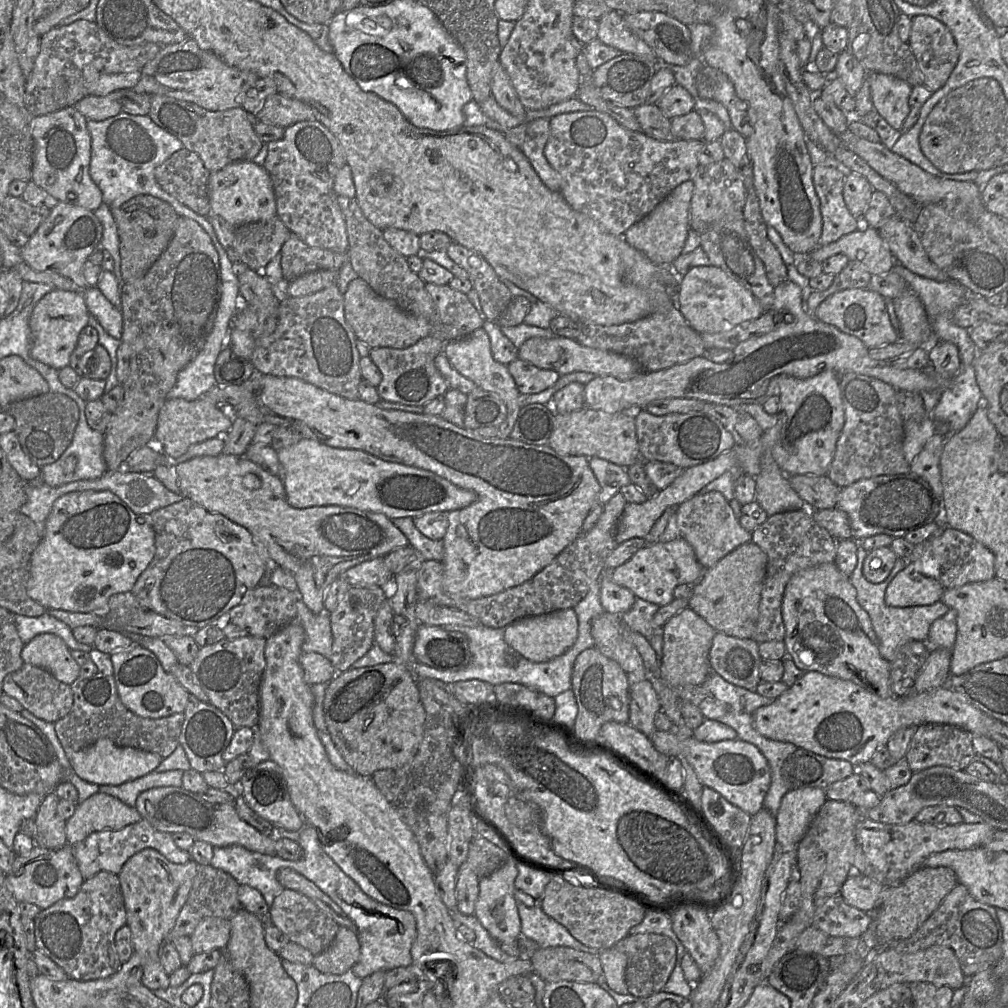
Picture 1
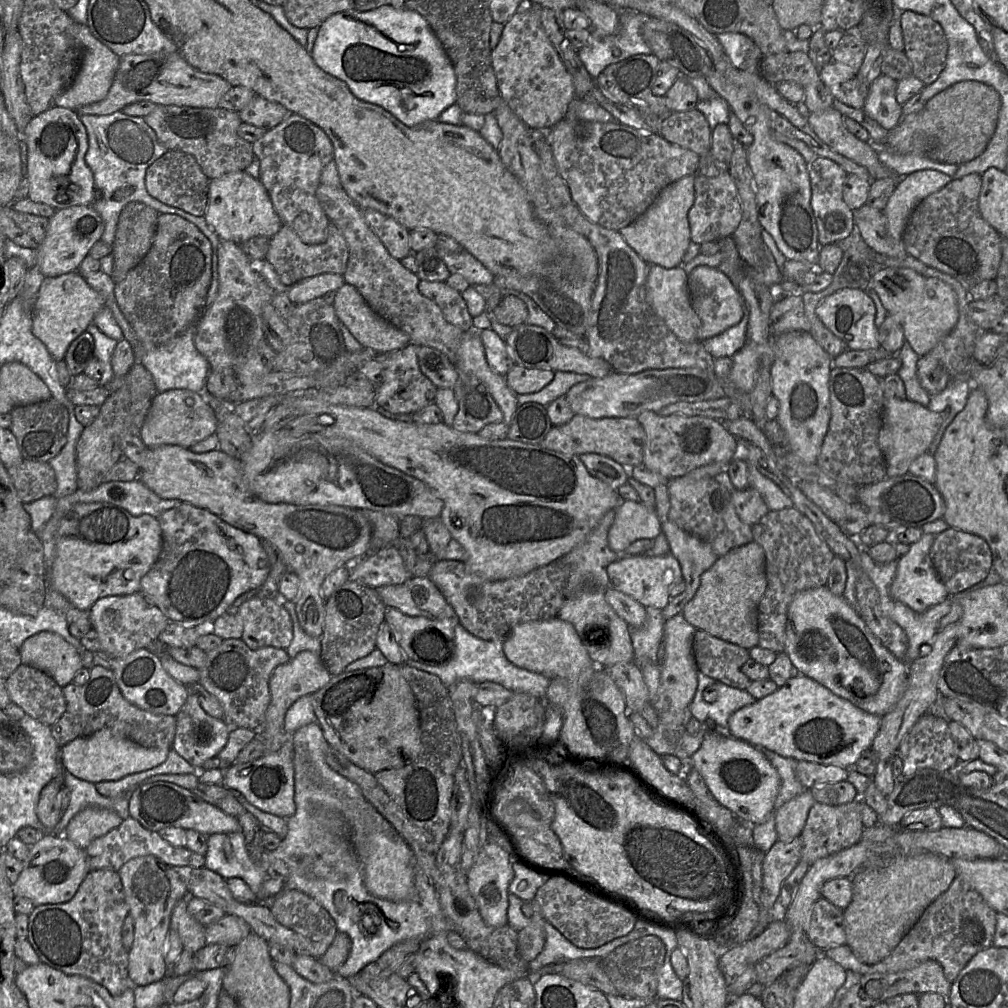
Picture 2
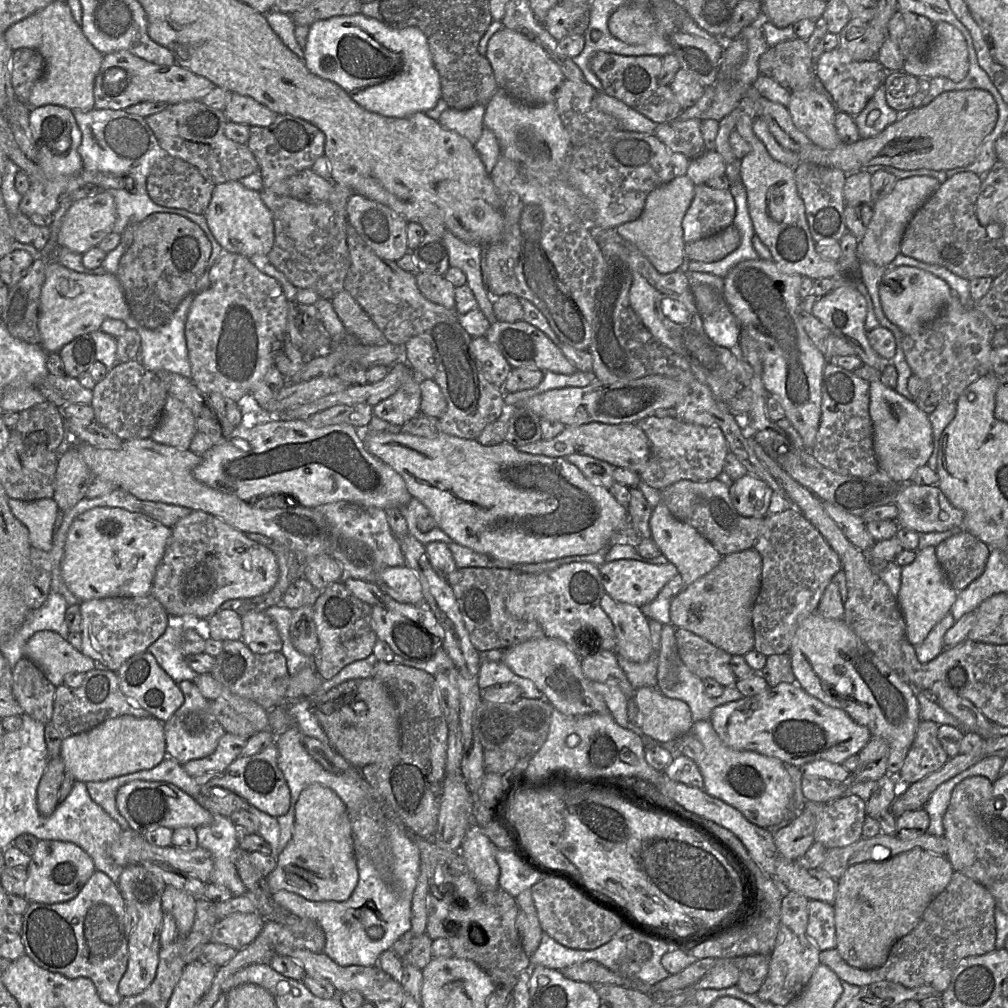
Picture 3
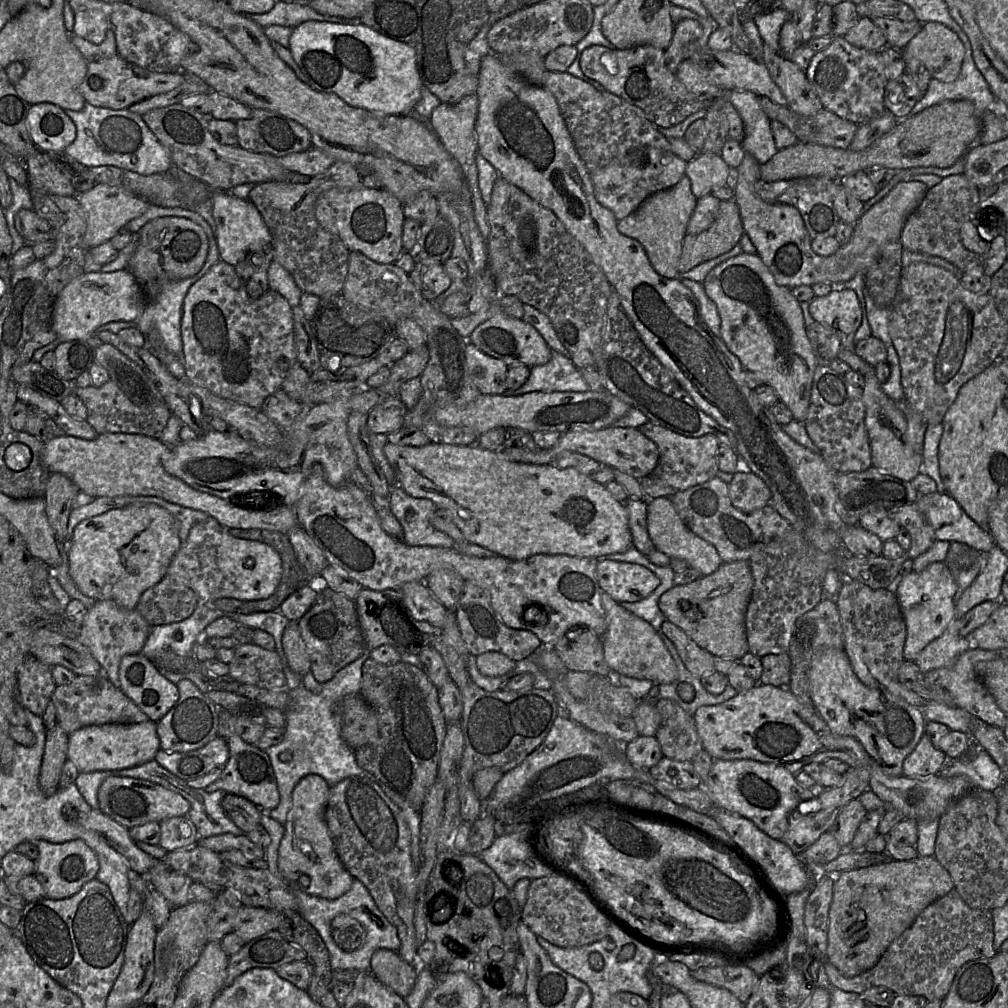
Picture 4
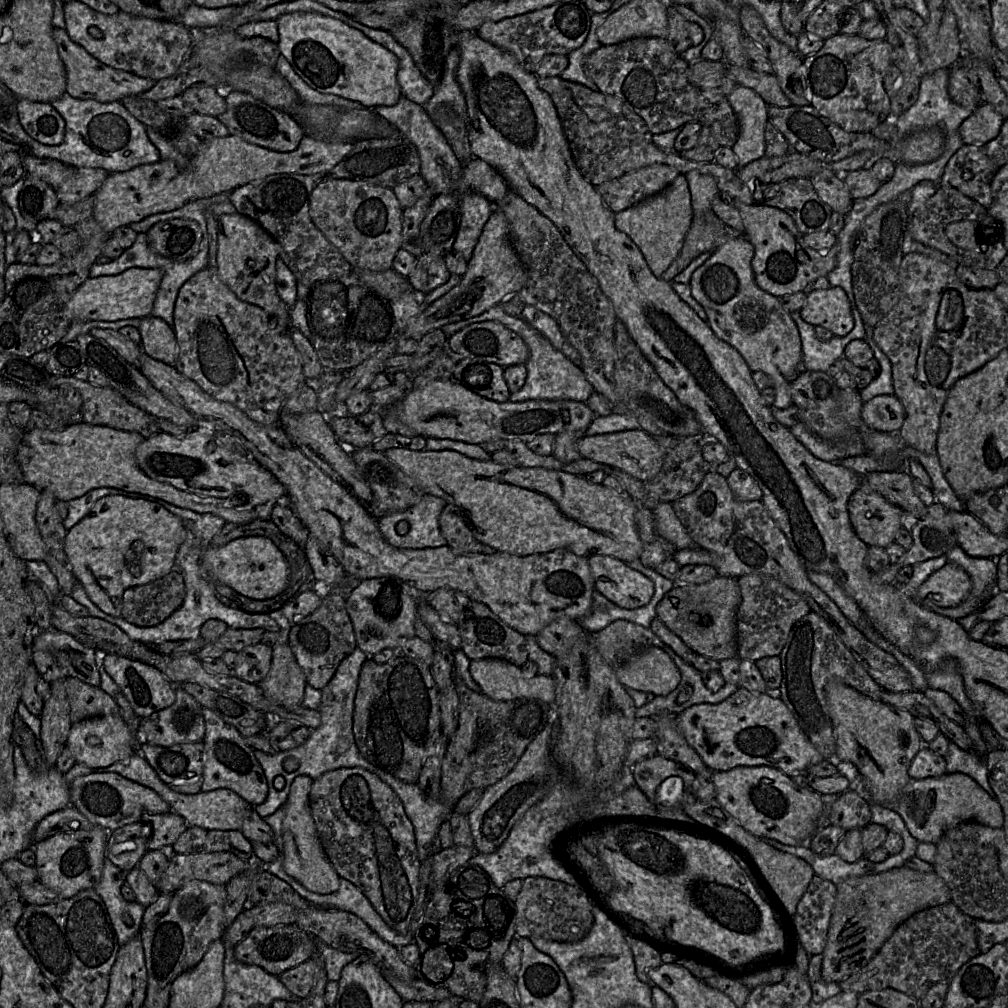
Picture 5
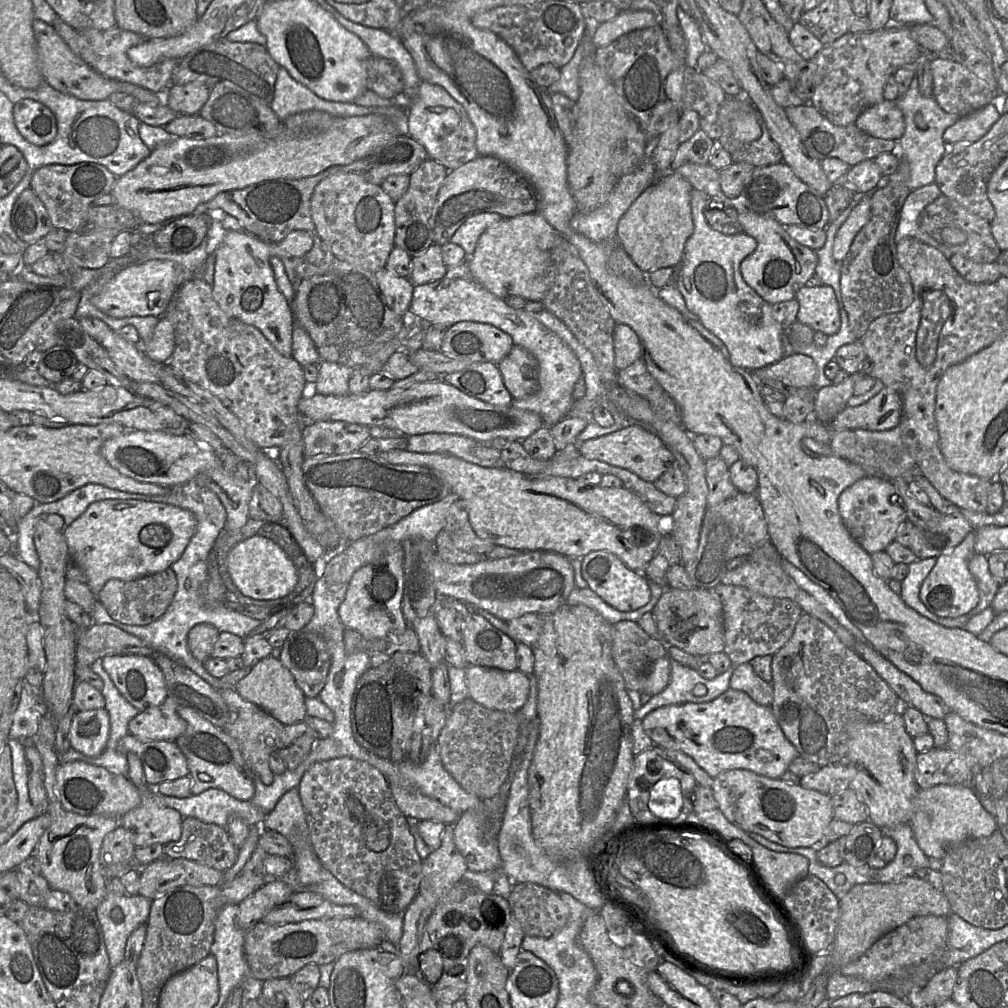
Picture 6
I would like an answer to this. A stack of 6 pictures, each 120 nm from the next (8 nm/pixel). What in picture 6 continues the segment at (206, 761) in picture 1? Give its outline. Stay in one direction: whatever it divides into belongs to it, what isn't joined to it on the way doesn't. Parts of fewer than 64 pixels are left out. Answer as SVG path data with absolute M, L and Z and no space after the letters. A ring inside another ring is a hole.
M167 697L161 705L139 712L132 718L128 724L129 733L144 742L175 741L187 728L187 722L177 714L178 707L179 705L174 699Z

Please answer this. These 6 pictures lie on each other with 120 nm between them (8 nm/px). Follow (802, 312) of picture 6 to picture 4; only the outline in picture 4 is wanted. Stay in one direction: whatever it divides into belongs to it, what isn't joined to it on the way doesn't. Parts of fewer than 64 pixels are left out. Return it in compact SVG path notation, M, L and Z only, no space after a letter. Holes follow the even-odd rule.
M836 286L827 295L815 296L808 303L814 321L832 329L844 348L853 351L854 335L861 324L862 311L857 294L844 286Z

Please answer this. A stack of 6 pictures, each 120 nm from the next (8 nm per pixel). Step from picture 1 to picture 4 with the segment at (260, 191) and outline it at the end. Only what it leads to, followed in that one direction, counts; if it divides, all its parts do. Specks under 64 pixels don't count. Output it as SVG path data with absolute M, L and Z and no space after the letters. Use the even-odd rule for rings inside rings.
M213 191L211 204L219 259L235 268L251 298L259 298L269 289L267 272L274 261L273 238L269 229L252 202L235 197L230 191Z

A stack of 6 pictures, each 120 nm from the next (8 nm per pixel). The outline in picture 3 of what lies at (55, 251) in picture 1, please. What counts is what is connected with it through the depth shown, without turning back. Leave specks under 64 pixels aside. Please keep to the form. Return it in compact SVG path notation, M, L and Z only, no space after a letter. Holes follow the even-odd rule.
M108 191L79 199L63 217L58 246L83 255L112 233L116 218L114 198Z

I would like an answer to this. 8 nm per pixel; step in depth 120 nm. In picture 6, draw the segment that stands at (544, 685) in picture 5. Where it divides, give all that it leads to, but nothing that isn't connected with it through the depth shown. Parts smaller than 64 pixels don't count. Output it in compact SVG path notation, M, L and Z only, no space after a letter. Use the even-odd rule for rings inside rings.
M469 665L466 668L466 676L469 697L487 708L517 712L527 701L530 679L528 675L518 669L504 671L497 668Z

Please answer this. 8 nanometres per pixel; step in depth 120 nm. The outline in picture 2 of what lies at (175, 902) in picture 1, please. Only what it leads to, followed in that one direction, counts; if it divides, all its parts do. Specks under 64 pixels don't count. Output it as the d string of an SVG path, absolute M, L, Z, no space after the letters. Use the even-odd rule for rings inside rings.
M147 855L129 860L118 871L129 915L134 921L134 939L128 952L128 976L132 986L158 982L169 974L164 961L171 913L175 905L188 896L187 887L173 867Z

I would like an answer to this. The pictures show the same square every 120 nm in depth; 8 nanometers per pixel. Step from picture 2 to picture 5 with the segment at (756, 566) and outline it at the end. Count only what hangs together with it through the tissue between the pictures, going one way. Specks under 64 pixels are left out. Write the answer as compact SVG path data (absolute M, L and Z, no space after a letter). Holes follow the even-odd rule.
M717 576L704 584L676 584L656 605L657 618L696 654L721 661L737 657L738 578Z

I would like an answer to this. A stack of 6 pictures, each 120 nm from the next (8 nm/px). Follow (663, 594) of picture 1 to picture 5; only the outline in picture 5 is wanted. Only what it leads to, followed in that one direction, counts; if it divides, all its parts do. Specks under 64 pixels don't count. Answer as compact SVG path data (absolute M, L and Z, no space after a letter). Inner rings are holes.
M608 555L588 557L594 587L609 601L623 609L636 609L648 604L654 584L623 561Z

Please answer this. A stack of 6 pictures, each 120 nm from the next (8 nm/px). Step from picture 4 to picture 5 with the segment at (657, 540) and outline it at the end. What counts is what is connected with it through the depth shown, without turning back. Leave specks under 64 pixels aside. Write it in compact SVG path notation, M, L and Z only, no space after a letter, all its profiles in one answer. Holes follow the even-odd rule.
M659 502L652 513L658 535L671 543L677 551L696 546L676 516L671 503Z

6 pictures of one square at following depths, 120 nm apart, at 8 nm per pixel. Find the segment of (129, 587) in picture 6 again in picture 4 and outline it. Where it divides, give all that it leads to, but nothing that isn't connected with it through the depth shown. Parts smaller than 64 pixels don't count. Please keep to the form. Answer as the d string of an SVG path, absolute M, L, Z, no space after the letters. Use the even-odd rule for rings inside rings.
M165 575L156 585L143 592L135 609L151 626L157 626L188 618L196 606L196 593L190 587L179 584Z

